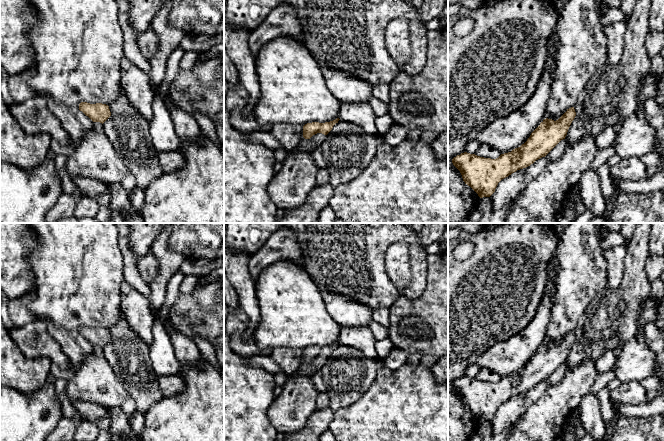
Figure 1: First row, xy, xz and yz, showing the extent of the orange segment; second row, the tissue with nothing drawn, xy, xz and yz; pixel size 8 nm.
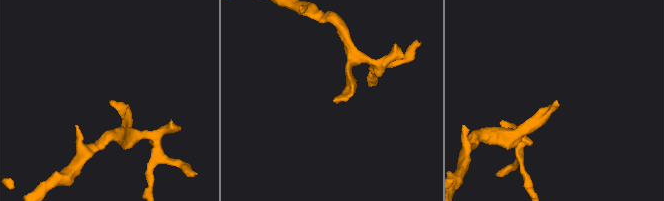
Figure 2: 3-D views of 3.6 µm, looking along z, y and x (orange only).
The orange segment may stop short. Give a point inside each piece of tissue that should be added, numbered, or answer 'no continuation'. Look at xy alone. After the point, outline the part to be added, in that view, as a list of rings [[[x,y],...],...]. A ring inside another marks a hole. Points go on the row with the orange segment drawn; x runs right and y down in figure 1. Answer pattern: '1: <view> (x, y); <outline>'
no continuation

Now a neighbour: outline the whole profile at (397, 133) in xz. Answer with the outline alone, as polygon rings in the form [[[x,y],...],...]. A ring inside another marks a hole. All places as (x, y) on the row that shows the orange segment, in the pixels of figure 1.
[[[394,124],[387,133],[381,135],[383,142],[395,146],[406,140],[410,130],[402,125]]]

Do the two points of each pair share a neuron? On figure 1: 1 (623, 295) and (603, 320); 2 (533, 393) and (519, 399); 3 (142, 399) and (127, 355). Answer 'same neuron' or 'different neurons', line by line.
1: same neuron
2: same neuron
3: same neuron

